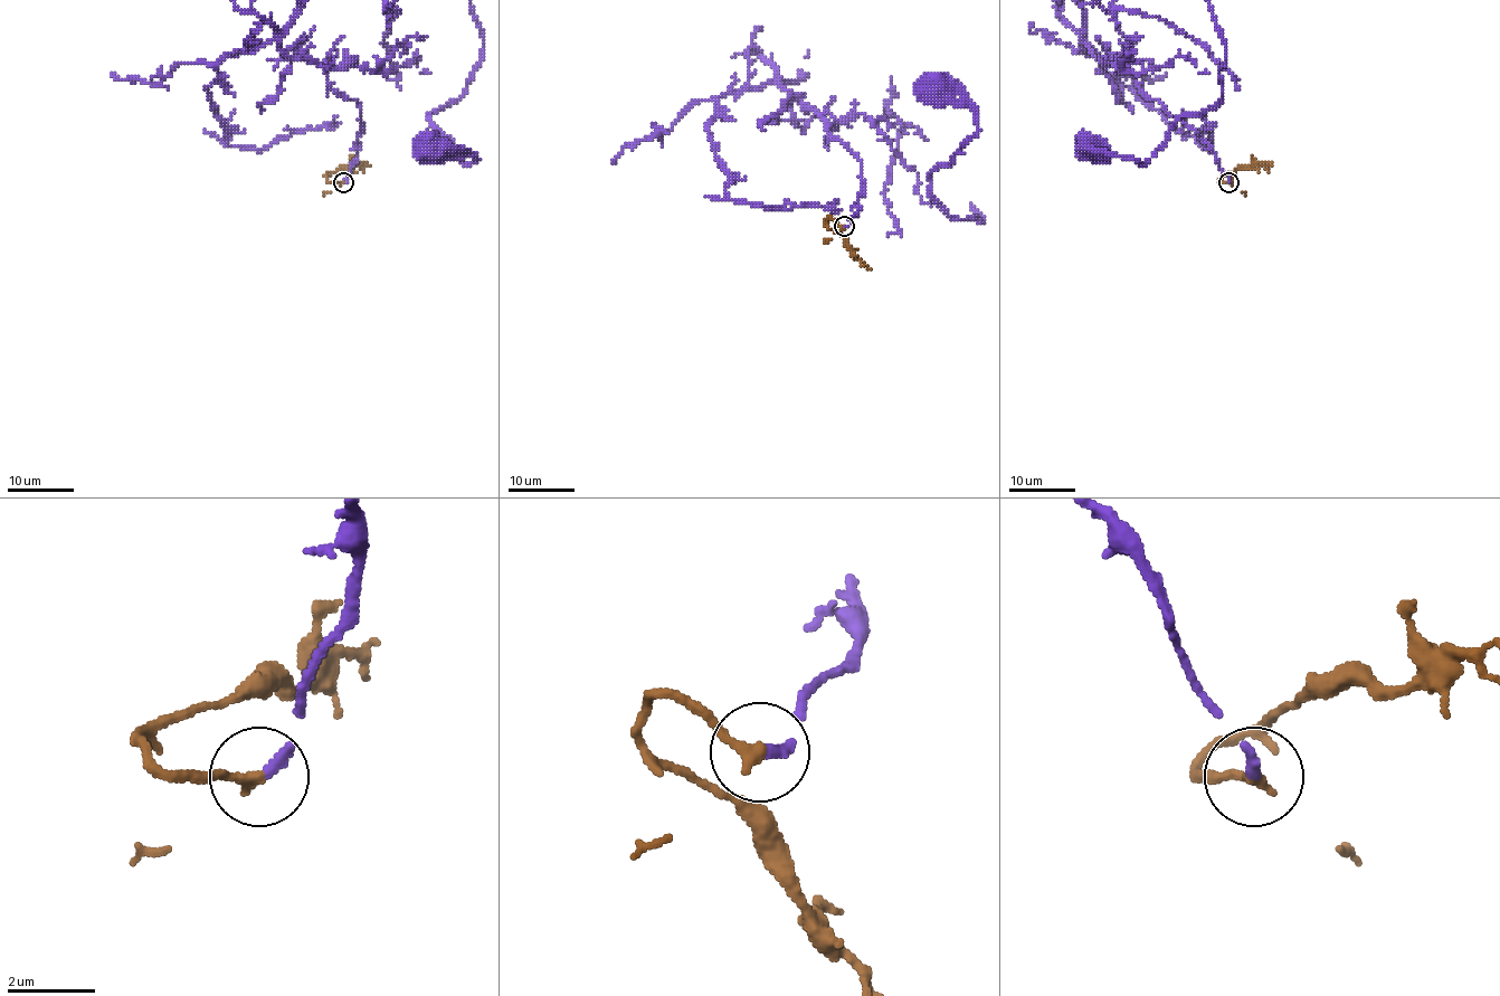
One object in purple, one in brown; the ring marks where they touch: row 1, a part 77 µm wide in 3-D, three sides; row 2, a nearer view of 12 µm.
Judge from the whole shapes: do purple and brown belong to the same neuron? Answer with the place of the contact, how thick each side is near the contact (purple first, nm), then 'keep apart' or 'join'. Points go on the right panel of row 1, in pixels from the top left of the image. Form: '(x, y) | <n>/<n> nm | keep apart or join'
(1228, 182) | 240/280 nm | join

